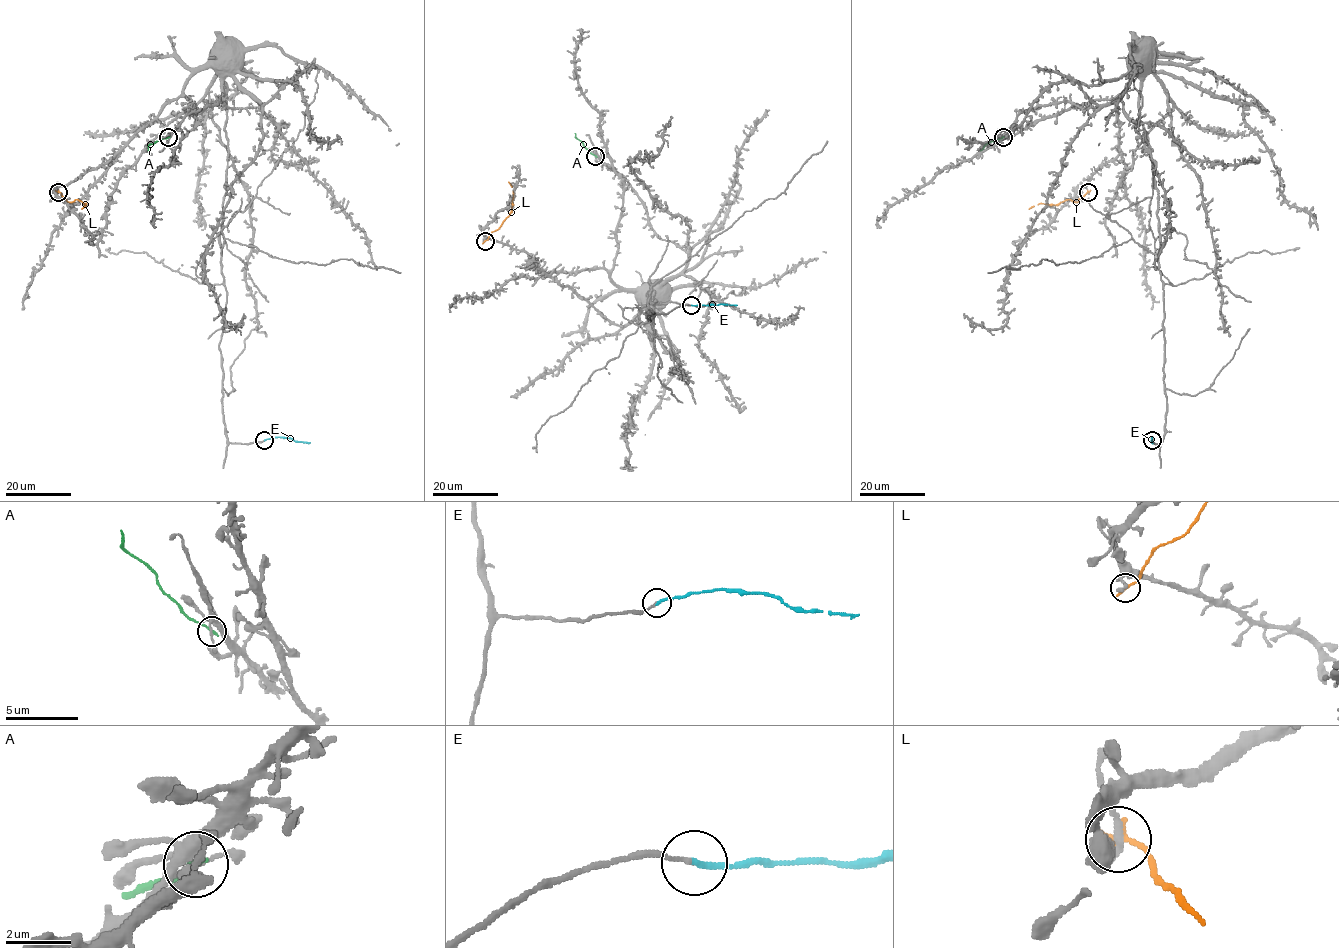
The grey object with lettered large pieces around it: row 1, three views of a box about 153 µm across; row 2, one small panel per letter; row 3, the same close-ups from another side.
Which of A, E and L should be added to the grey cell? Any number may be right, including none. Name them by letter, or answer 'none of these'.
E

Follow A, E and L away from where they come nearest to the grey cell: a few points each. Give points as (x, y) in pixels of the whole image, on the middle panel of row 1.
A: (595, 156), (575, 133)
E: (691, 305), (737, 305)
L: (485, 241), (511, 210), (513, 192), (508, 182)

